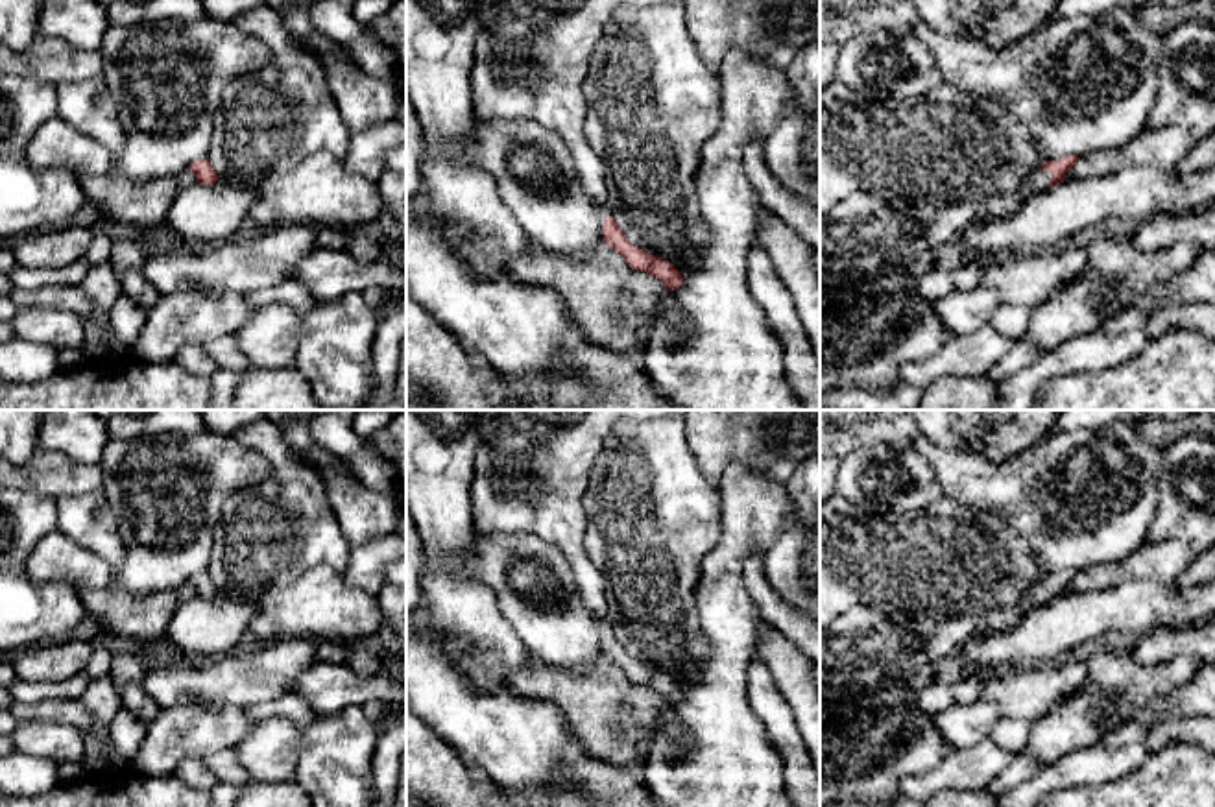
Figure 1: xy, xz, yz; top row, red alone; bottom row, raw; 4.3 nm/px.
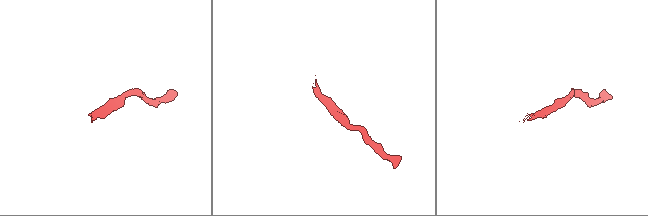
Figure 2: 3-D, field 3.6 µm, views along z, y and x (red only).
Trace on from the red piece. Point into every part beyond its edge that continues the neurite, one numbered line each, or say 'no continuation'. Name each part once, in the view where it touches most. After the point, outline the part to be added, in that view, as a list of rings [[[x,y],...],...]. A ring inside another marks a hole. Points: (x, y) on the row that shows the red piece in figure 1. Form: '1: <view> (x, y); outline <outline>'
1: yz (1038, 180); outline [[[1036,170],[1036,172],[1029,174],[1025,179],[1021,179],[1021,183],[1016,187],[1010,201],[997,201],[997,203],[1010,205],[1010,203],[1025,199],[1040,190],[1047,190],[1051,177],[1053,177],[1051,172]]]

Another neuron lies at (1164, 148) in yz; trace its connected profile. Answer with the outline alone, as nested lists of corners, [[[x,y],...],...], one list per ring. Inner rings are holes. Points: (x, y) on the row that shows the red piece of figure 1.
[[[1176,126],[1143,129],[1125,144],[1080,157],[1065,174],[1065,181],[1108,177],[1121,170],[1149,166],[1160,172],[1176,170],[1195,140]]]

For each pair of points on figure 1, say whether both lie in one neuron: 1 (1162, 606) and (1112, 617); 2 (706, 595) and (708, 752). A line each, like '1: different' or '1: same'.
1: same
2: same

